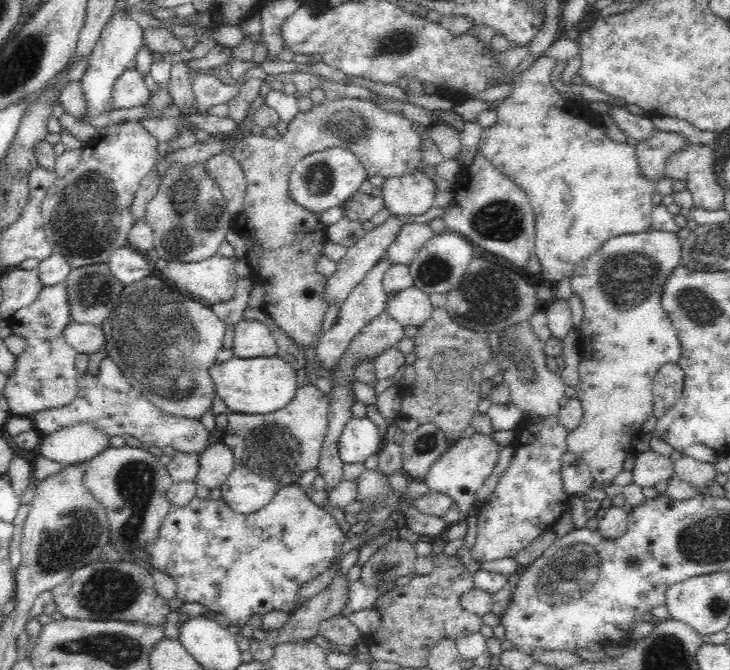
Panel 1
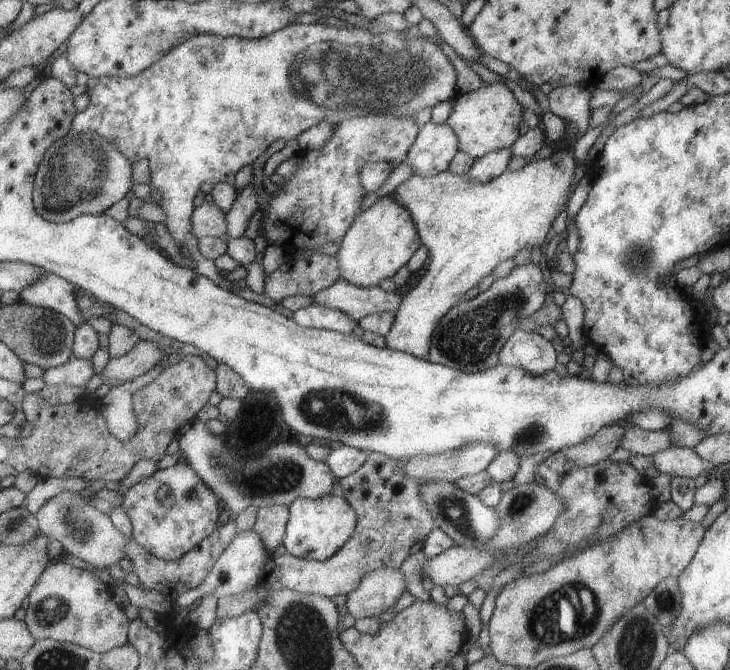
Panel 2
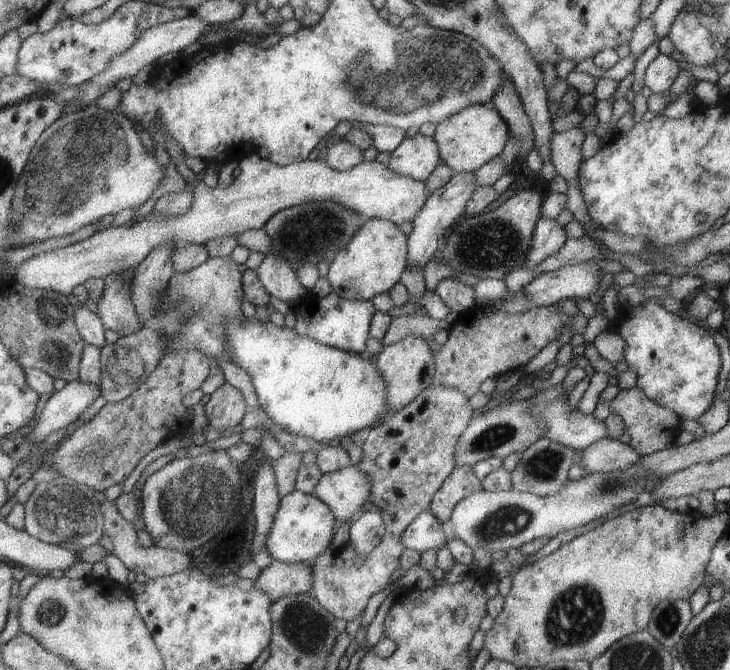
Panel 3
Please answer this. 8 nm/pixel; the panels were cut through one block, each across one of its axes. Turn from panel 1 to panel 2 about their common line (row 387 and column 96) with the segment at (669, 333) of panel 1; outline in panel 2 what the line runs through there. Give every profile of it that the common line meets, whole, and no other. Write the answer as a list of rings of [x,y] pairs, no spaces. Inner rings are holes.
[[[60,559],[50,562],[28,596],[30,606],[24,620],[30,634],[39,639],[82,646],[96,653],[106,653],[129,643],[129,625],[123,607],[114,602],[110,587],[96,574],[66,564]]]

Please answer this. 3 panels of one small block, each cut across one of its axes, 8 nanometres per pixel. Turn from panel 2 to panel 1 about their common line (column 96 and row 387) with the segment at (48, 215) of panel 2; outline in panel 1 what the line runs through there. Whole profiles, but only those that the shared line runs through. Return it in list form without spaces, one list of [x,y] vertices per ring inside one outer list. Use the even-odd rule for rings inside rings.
[[[147,276],[125,285],[120,300],[117,300],[114,310],[101,328],[106,338],[104,349],[108,357],[119,366],[128,383],[154,406],[177,417],[198,420],[212,406],[216,395],[209,371],[216,364],[218,352],[223,349],[228,325],[219,320],[210,306],[170,290],[160,278]]]

